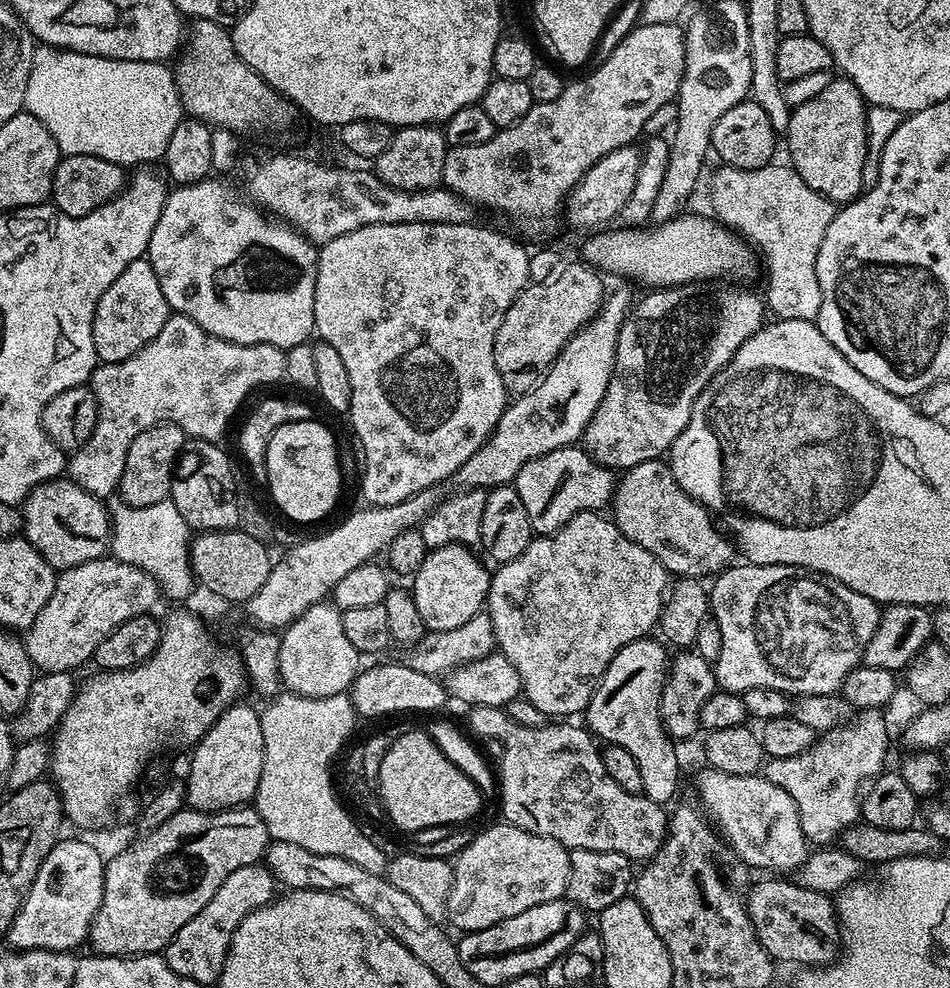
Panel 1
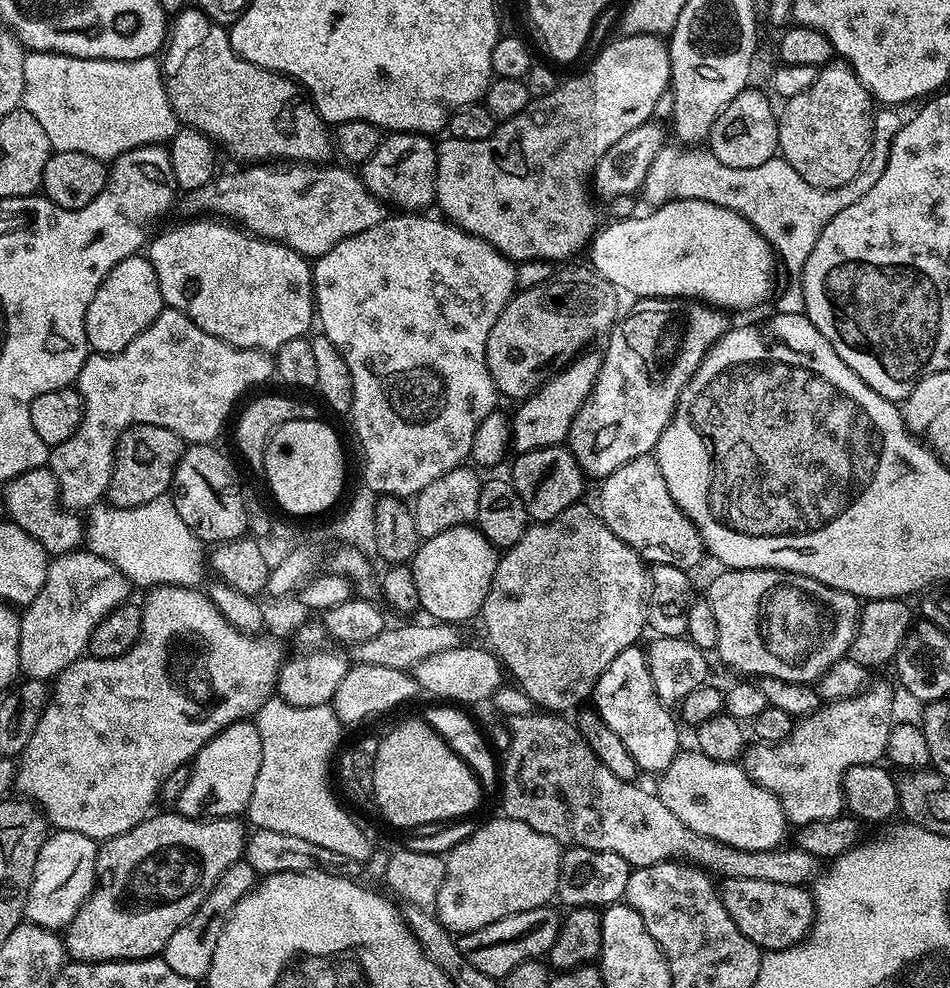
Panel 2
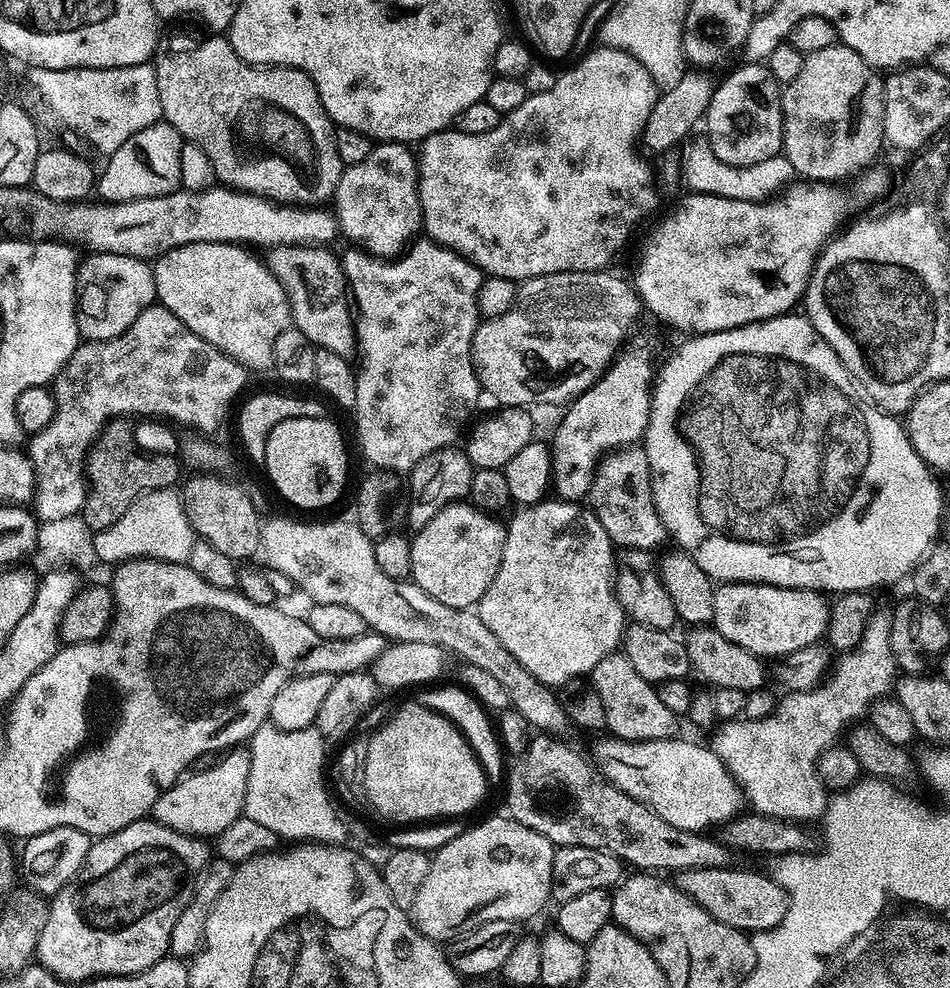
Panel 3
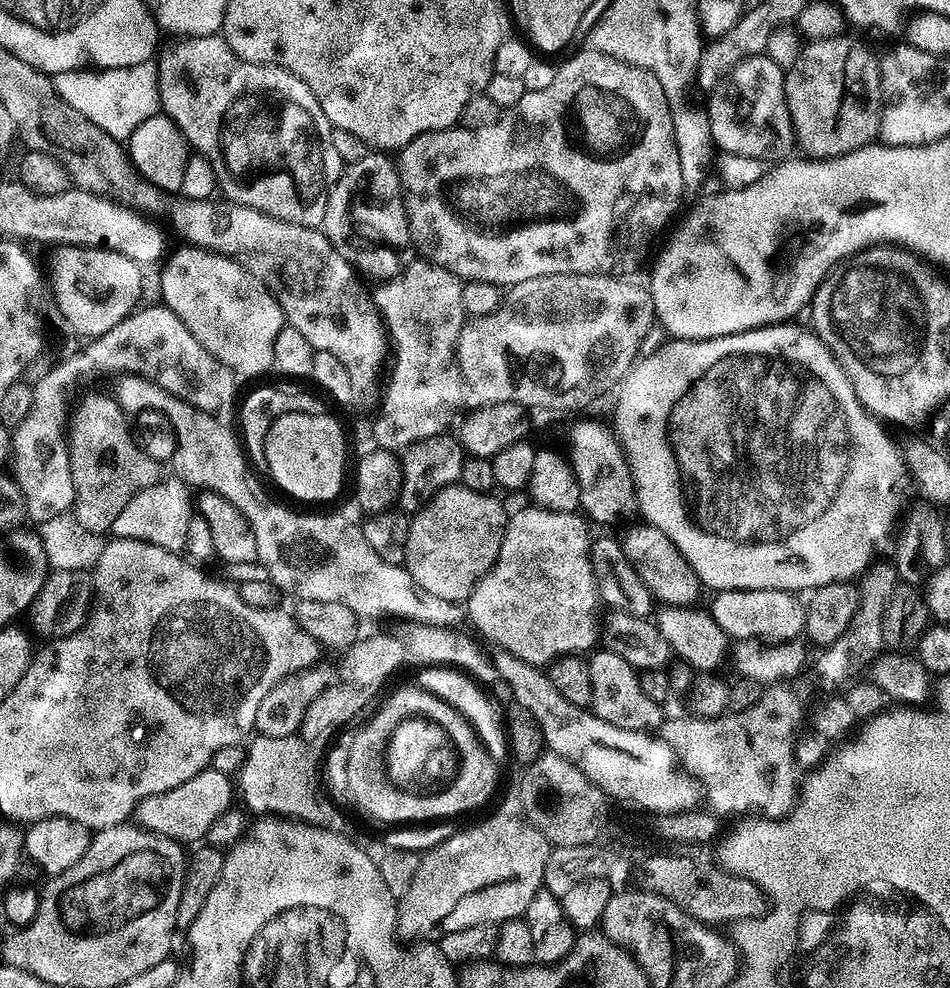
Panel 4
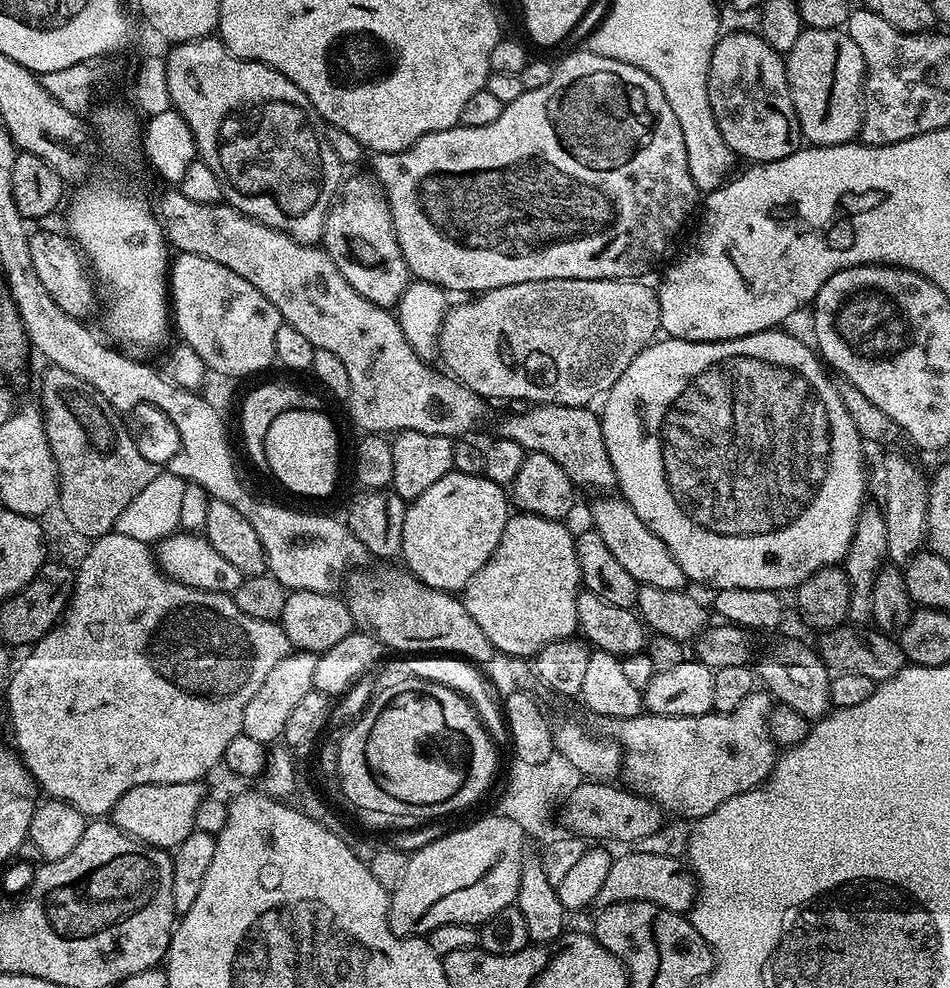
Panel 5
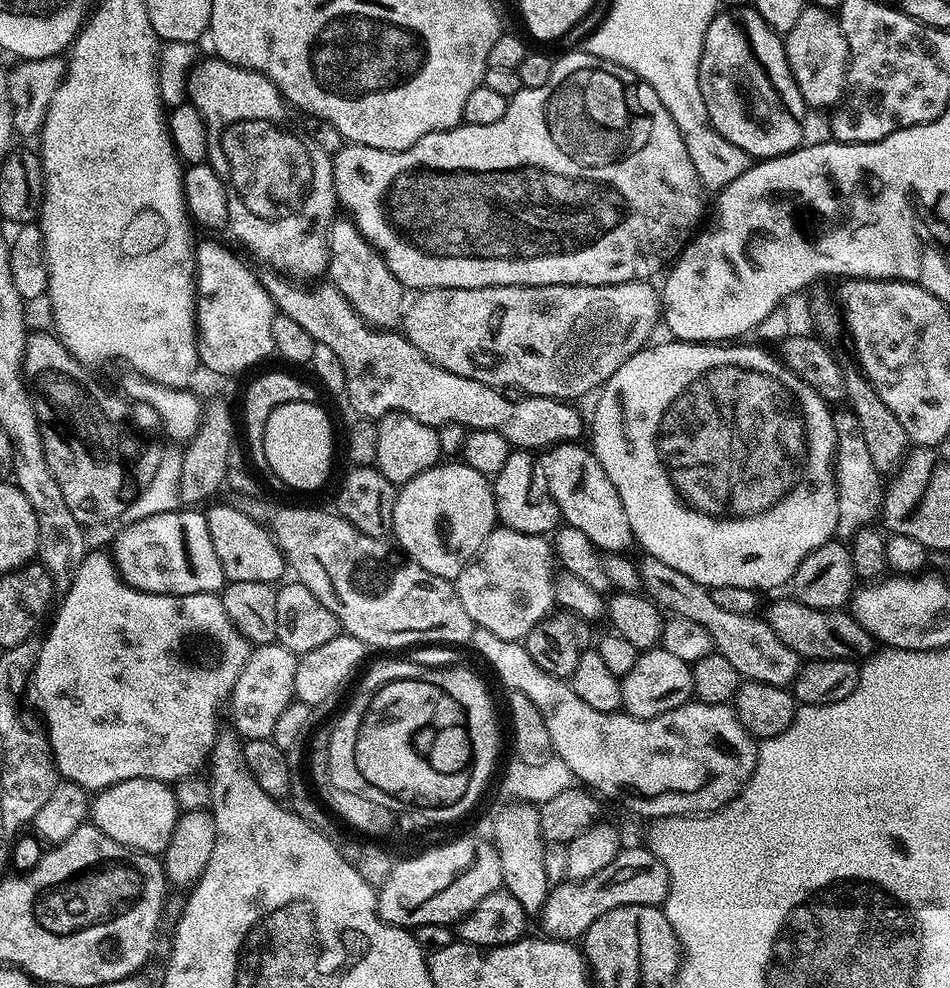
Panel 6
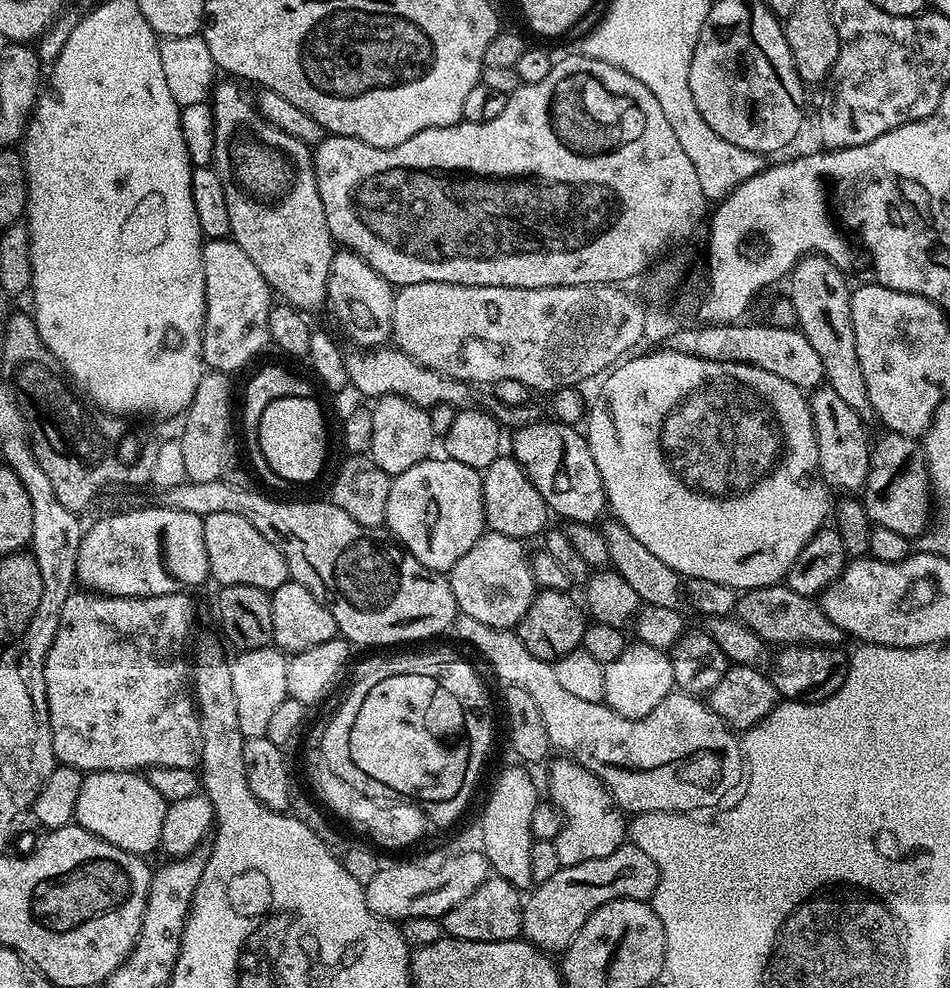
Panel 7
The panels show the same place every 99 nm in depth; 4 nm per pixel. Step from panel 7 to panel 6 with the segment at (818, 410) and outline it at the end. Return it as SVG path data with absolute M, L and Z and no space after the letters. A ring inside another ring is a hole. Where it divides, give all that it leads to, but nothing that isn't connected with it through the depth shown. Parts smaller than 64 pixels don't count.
M851 413L837 415L836 422L836 493L838 494L838 526L836 536L848 542L860 535L873 523L872 519L881 515L884 506L885 485L880 484L882 473L874 466L866 447L866 438L856 425L856 418Z

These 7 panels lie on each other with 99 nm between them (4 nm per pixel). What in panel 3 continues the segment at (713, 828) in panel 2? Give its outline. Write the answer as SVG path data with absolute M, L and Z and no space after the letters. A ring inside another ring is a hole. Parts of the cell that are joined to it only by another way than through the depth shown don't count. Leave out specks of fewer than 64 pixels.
M607 738L596 748L594 763L605 780L642 802L658 818L678 830L703 833L715 824L724 826L741 815L742 793L739 784L711 747L703 748L692 740L617 740Z

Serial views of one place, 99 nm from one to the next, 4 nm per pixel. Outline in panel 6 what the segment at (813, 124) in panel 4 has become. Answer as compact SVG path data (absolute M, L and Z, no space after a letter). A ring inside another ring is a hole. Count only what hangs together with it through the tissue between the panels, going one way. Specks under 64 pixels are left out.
M806 6L794 30L784 37L784 53L805 105L832 110L843 101L848 83L848 47L839 19L829 9Z

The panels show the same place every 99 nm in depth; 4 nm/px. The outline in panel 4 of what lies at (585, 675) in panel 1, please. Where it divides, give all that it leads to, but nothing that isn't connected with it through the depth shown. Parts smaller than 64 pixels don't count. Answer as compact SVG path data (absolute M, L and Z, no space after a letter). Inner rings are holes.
M527 506L520 508L515 513L509 515L508 525L504 527L504 537L502 546L498 550L498 558L494 566L480 579L478 586L474 586L472 593L468 595L466 601L466 616L472 624L489 640L490 643L496 644L497 649L514 654L514 658L522 658L522 662L535 664L537 666L548 666L557 658L564 656L575 656L577 654L588 654L597 647L598 644L598 620L596 624L596 604L598 605L598 593L596 590L596 579L592 569L592 541L593 533L588 533L590 524L583 515L576 512L555 512L546 508Z

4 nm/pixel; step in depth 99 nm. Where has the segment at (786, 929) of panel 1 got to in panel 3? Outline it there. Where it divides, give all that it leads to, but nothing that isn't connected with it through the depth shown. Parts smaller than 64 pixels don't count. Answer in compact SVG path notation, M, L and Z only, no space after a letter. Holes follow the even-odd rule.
M688 868L675 877L677 888L686 893L706 914L718 918L726 926L734 926L739 932L755 934L778 926L786 918L788 895L771 875L747 872L744 868Z

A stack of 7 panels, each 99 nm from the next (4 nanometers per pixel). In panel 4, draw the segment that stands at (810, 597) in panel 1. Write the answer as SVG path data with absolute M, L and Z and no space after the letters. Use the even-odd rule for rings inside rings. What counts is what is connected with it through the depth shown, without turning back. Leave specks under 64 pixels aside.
M726 590L713 595L710 611L714 622L722 626L733 641L763 640L765 644L781 644L795 640L804 630L805 605L795 592L782 590Z

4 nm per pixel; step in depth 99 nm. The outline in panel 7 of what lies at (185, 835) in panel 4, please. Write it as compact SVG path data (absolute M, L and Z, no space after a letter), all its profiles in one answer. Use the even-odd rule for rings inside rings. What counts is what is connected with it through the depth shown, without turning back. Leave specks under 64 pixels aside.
M89 772L82 782L82 790L78 790L75 823L80 824L90 834L110 842L110 846L118 846L118 850L126 850L135 856L147 857L148 852L156 852L162 838L162 818L166 818L168 801L150 786L147 775L134 772Z

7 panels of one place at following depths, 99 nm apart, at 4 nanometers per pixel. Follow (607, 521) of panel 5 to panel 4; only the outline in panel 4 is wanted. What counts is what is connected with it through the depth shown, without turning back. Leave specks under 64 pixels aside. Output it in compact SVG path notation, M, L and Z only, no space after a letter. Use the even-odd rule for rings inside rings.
M643 523L642 528L629 527L628 534L622 538L624 553L630 558L632 565L646 582L646 590L650 590L653 601L665 608L691 608L702 593L702 585L698 574L694 574L694 566L682 558L682 550L650 523Z

